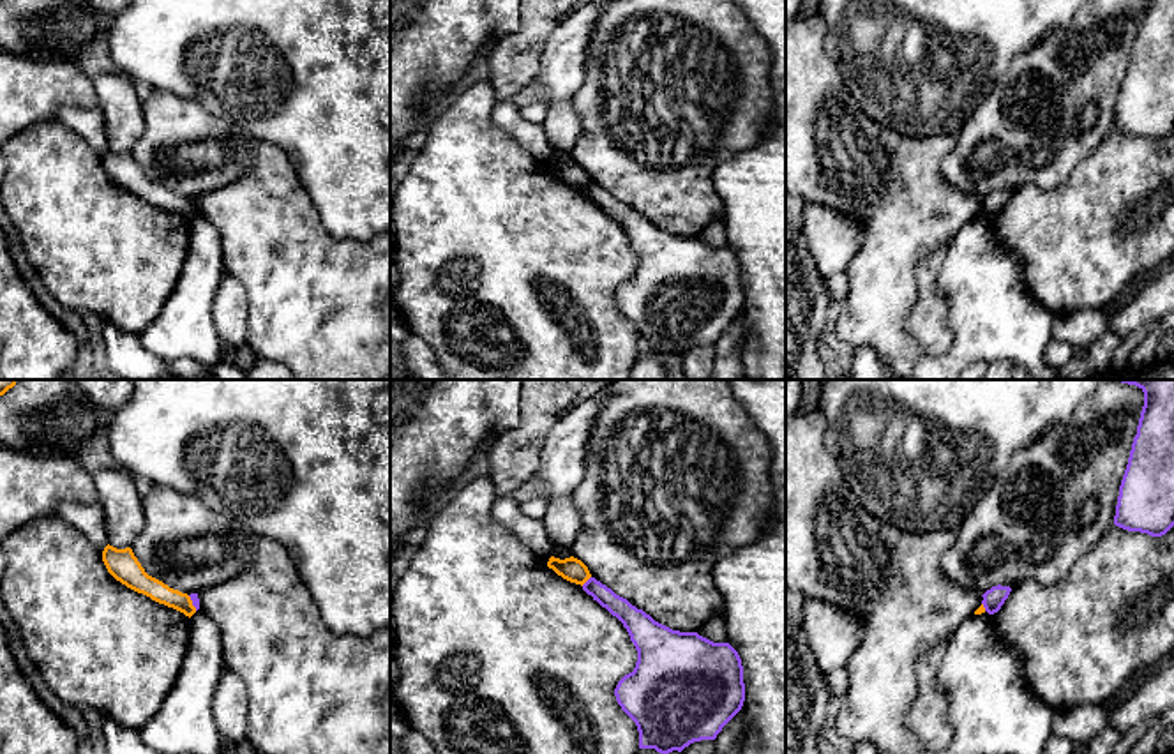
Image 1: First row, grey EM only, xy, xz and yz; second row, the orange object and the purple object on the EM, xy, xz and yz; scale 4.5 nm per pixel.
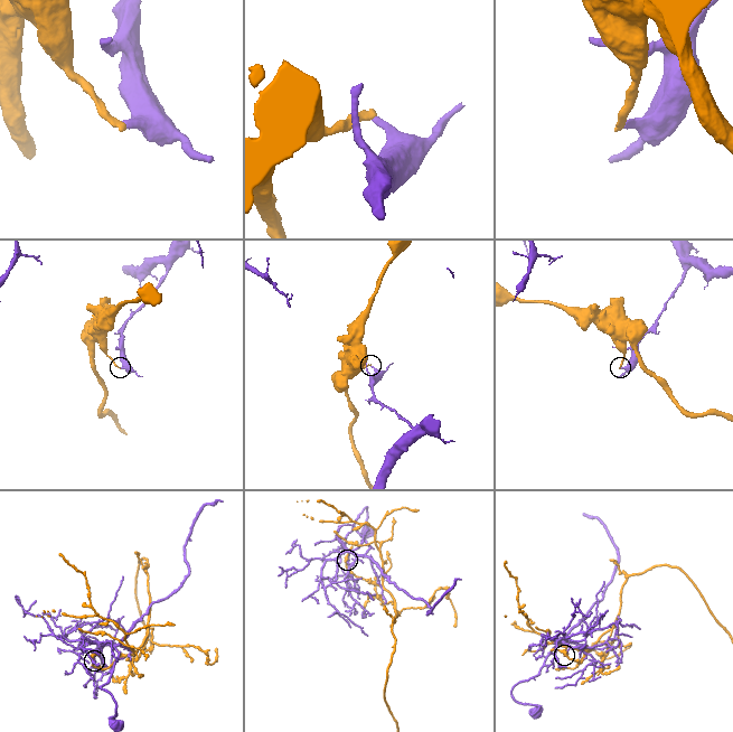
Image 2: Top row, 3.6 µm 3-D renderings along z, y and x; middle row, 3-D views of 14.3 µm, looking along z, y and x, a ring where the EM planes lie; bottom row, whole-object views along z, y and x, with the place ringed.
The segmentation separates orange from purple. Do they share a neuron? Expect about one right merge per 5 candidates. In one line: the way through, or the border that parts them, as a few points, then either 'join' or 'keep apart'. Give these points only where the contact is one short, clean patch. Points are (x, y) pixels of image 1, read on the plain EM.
border xz (590, 180), (581, 189); keep apart

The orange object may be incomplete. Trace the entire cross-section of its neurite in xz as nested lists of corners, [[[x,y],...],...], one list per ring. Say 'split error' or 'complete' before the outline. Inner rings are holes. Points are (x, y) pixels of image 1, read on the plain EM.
complete; [[[551,161],[547,171],[553,173],[563,184],[581,191],[591,182],[588,171],[574,161],[565,164]]]

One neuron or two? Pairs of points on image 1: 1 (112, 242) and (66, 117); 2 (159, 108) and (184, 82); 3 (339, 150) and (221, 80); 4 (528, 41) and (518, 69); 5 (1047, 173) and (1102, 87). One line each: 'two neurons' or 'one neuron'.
1: two neurons
2: two neurons
3: one neuron
4: one neuron
5: one neuron

